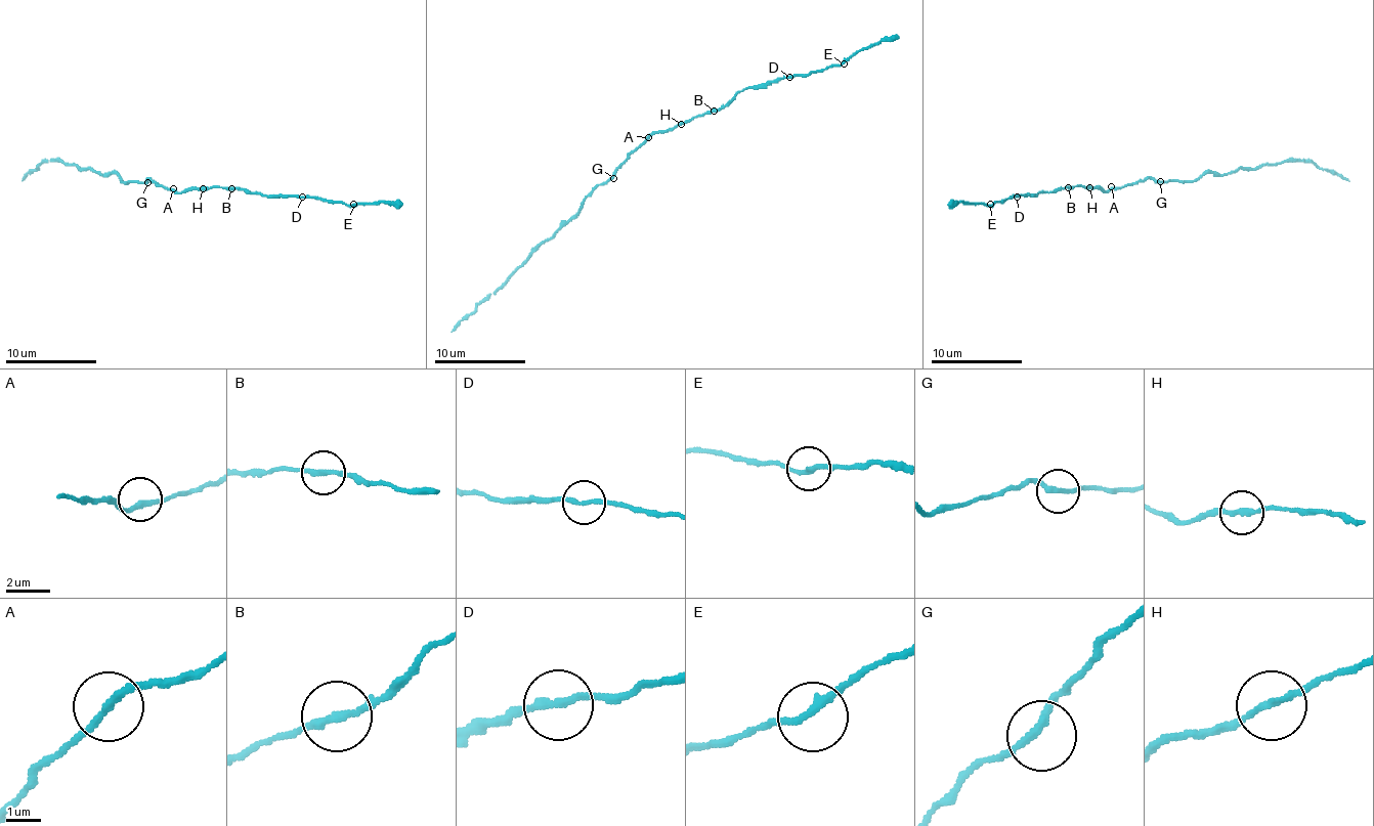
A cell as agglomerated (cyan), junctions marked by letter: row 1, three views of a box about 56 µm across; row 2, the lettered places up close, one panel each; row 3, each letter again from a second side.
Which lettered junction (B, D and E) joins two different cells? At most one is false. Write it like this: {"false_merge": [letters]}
{"false_merge": []}

